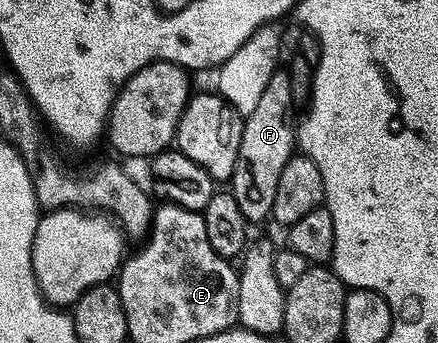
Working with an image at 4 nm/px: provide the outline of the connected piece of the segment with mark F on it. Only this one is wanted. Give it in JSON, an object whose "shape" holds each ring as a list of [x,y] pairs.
{"shape":[[[278,69],[273,75],[272,79],[270,79],[270,83],[268,83],[268,88],[264,92],[260,103],[258,104],[254,113],[245,118],[245,129],[244,129],[244,138],[241,141],[240,145],[240,156],[239,160],[236,163],[236,171],[233,174],[233,177],[230,182],[230,192],[236,197],[237,205],[240,207],[240,211],[244,214],[246,222],[251,225],[257,225],[257,223],[262,223],[266,219],[267,221],[273,216],[273,211],[275,207],[276,195],[278,195],[278,185],[280,183],[280,178],[282,177],[282,173],[284,169],[286,169],[286,165],[288,165],[289,161],[295,156],[296,146],[297,146],[297,126],[296,119],[294,123],[294,110],[296,110],[296,104],[294,102],[294,90],[292,89],[291,77],[287,70]]]}

